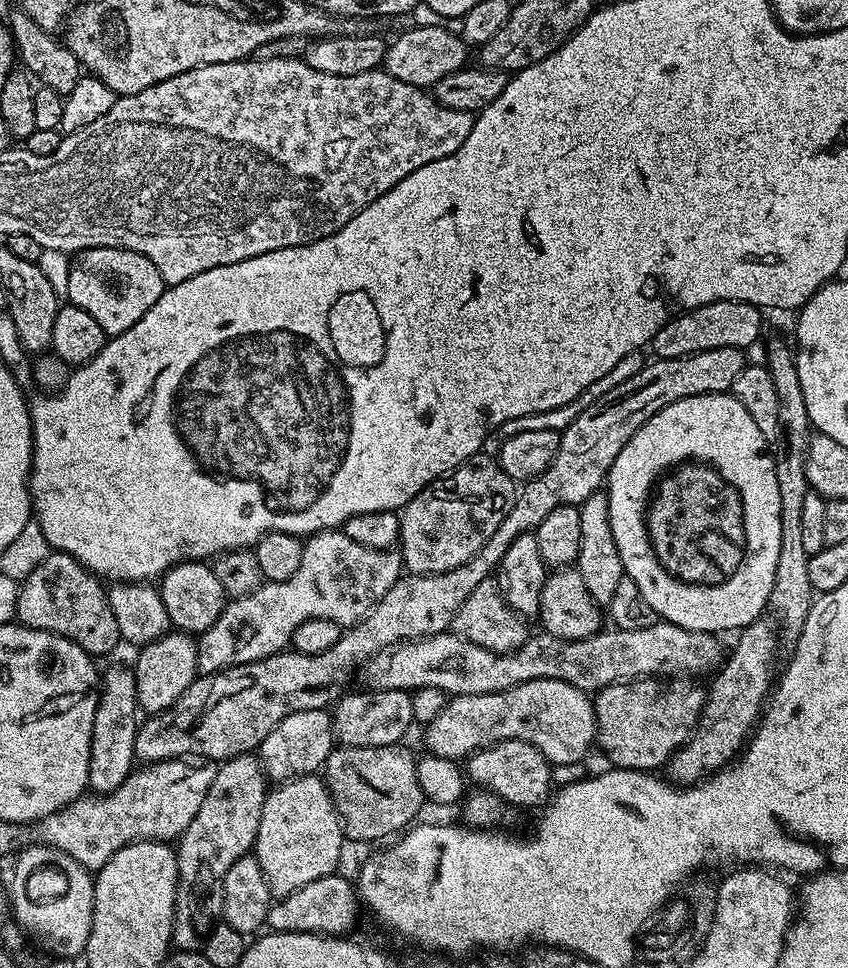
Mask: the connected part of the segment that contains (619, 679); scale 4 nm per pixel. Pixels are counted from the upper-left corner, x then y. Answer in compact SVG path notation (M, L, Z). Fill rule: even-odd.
M657 622L646 626L646 630L601 630L581 640L567 640L541 631L540 636L529 635L528 641L513 652L495 652L482 646L474 646L455 631L439 632L436 636L425 636L423 640L409 640L397 644L387 654L381 654L364 665L362 676L369 689L402 690L413 693L418 688L434 686L447 692L449 697L466 694L494 694L498 690L510 690L522 682L531 680L561 680L578 686L584 692L595 694L611 684L626 684L645 678L701 678L709 672L715 673L726 656L726 648L720 645L721 637L711 632L682 630L682 626Z

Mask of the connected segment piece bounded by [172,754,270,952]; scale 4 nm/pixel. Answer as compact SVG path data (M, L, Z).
M255 755L232 756L217 767L214 782L210 782L202 806L198 806L198 814L194 814L175 845L178 886L172 943L179 951L201 951L204 939L223 917L222 882L226 882L226 870L255 849L258 822L262 822L262 806L269 791L270 780Z

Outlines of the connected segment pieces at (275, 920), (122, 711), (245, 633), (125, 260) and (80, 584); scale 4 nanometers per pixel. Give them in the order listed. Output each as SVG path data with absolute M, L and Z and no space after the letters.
M340 875L323 876L294 890L294 894L279 897L268 912L267 927L274 932L315 932L338 937L351 933L348 931L360 916L361 897L353 881Z
M131 667L103 669L100 701L94 712L94 730L90 742L88 788L96 794L118 790L118 786L134 771L136 759L136 673Z
M325 530L322 532L314 532L311 536L303 541L304 553L302 554L302 566L298 566L292 577L288 580L274 580L271 582L261 583L260 587L254 589L250 594L245 596L237 596L229 599L224 605L222 614L218 618L218 622L214 622L214 626L210 626L210 630L199 633L196 649L198 650L198 666L197 673L215 674L224 672L227 668L237 668L239 664L249 664L255 660L264 660L268 656L275 656L277 652L283 652L289 647L294 630L298 630L298 626L302 626L302 622L310 622L310 618L326 618L330 622L341 626L351 626L360 623L374 610L374 606L378 606L378 602L382 602L382 598L386 594L386 590L390 590L390 586L394 586L402 575L402 561L400 553L396 550L374 550L370 546L358 546L358 542L346 538L346 534L342 530Z
M88 248L75 253L72 260L67 299L86 310L102 326L105 337L111 338L130 330L158 302L165 287L158 266L150 258L125 248Z
M52 550L45 561L20 584L15 619L28 628L41 628L44 632L53 632L66 638L93 658L108 656L122 644L118 621L114 618L114 610L110 610L105 585L87 568L83 568L73 556L65 552Z

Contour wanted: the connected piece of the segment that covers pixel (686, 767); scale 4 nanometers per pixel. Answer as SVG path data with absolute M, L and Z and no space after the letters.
M761 618L750 622L739 629L736 645L730 648L722 667L715 673L716 681L706 692L704 709L700 715L700 723L696 725L695 732L675 754L669 758L666 765L666 776L671 783L677 786L691 786L700 783L709 774L719 772L728 767L733 760L741 755L750 733L757 727L758 721L766 707L766 701L774 688L774 672L772 667L776 664L776 648L778 649L778 629L771 619Z

